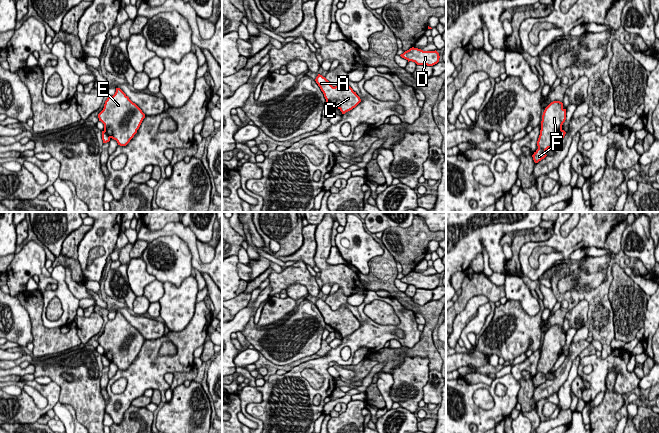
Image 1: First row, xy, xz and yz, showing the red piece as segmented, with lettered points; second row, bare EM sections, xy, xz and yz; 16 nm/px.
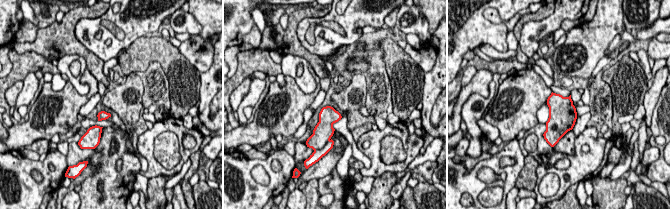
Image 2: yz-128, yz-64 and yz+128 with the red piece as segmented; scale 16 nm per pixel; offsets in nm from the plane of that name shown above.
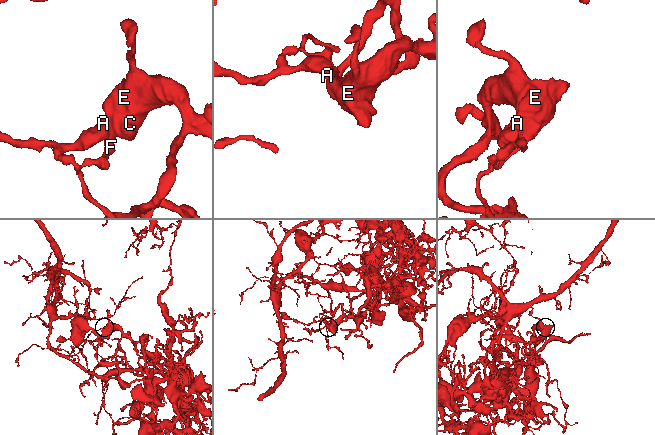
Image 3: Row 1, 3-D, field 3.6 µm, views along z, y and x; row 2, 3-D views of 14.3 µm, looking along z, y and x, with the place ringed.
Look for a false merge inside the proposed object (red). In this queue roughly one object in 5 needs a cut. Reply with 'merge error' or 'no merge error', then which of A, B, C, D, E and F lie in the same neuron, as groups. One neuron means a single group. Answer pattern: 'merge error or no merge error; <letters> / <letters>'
merge error; A B C D E / F

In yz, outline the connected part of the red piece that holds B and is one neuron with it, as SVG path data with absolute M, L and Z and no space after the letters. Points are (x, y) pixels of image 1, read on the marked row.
M560 101L551 102L544 110L541 121L540 135L537 141L538 148L547 150L559 132L562 131L562 125L566 120L566 109Z

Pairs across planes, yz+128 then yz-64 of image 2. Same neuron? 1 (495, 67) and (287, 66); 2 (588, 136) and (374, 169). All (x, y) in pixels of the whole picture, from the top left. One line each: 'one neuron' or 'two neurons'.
1: two neurons
2: one neuron

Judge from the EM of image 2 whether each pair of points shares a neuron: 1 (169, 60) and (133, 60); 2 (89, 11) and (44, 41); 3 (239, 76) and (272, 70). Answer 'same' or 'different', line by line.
1: same
2: same
3: same

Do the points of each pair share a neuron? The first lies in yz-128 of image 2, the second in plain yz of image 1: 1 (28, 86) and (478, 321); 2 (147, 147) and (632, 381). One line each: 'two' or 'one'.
1: one
2: one

